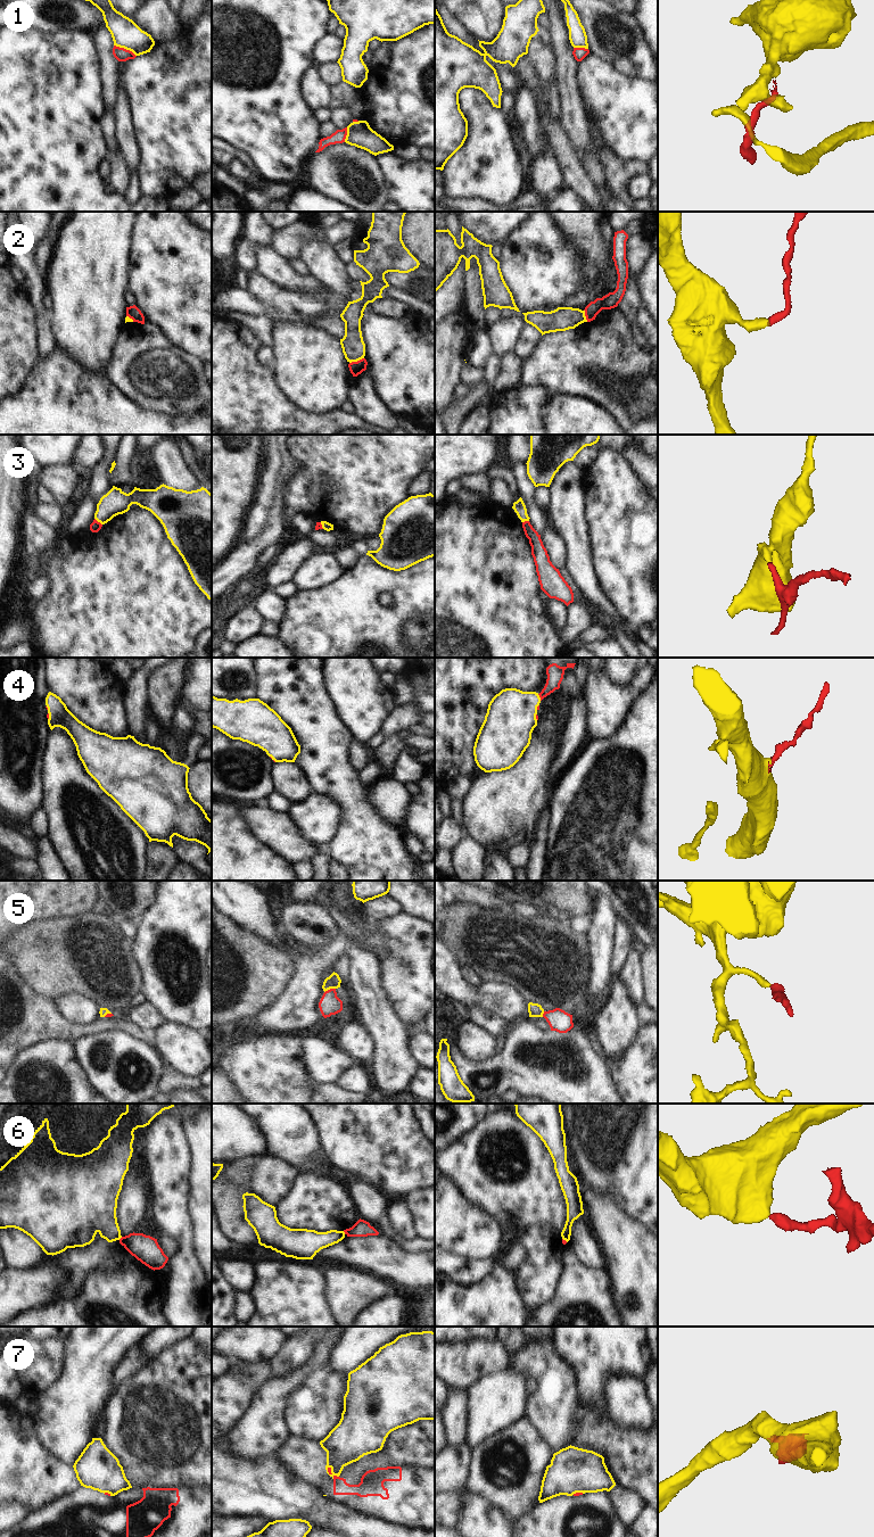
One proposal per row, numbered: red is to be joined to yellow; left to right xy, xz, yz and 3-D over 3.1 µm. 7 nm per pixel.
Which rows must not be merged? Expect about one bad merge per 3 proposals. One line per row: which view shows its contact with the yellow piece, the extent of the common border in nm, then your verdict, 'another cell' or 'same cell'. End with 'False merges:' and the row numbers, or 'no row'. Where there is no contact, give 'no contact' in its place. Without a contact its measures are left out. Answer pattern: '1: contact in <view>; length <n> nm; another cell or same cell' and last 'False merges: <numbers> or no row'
1: contact in xy; length 180 nm; another cell
2: contact in xz; length 110 nm; another cell
3: contact in xy; length 80 nm; another cell
4: contact in yz; length 50 nm; same cell
5: contact in xz; length 90 nm; same cell
6: contact in xy; length 40 nm; another cell
7: contact in xz; length 110 nm; another cell
False merges: 1, 2, 3, 6, 7

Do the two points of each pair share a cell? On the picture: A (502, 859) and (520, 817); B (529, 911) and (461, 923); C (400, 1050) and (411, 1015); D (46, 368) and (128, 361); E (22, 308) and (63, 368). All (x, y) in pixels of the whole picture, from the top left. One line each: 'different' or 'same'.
A: different
B: different
C: different
D: different
E: different

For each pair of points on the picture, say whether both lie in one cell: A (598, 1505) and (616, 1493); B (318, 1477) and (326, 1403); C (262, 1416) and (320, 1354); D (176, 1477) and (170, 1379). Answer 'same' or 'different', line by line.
A: different
B: different
C: same
D: same

